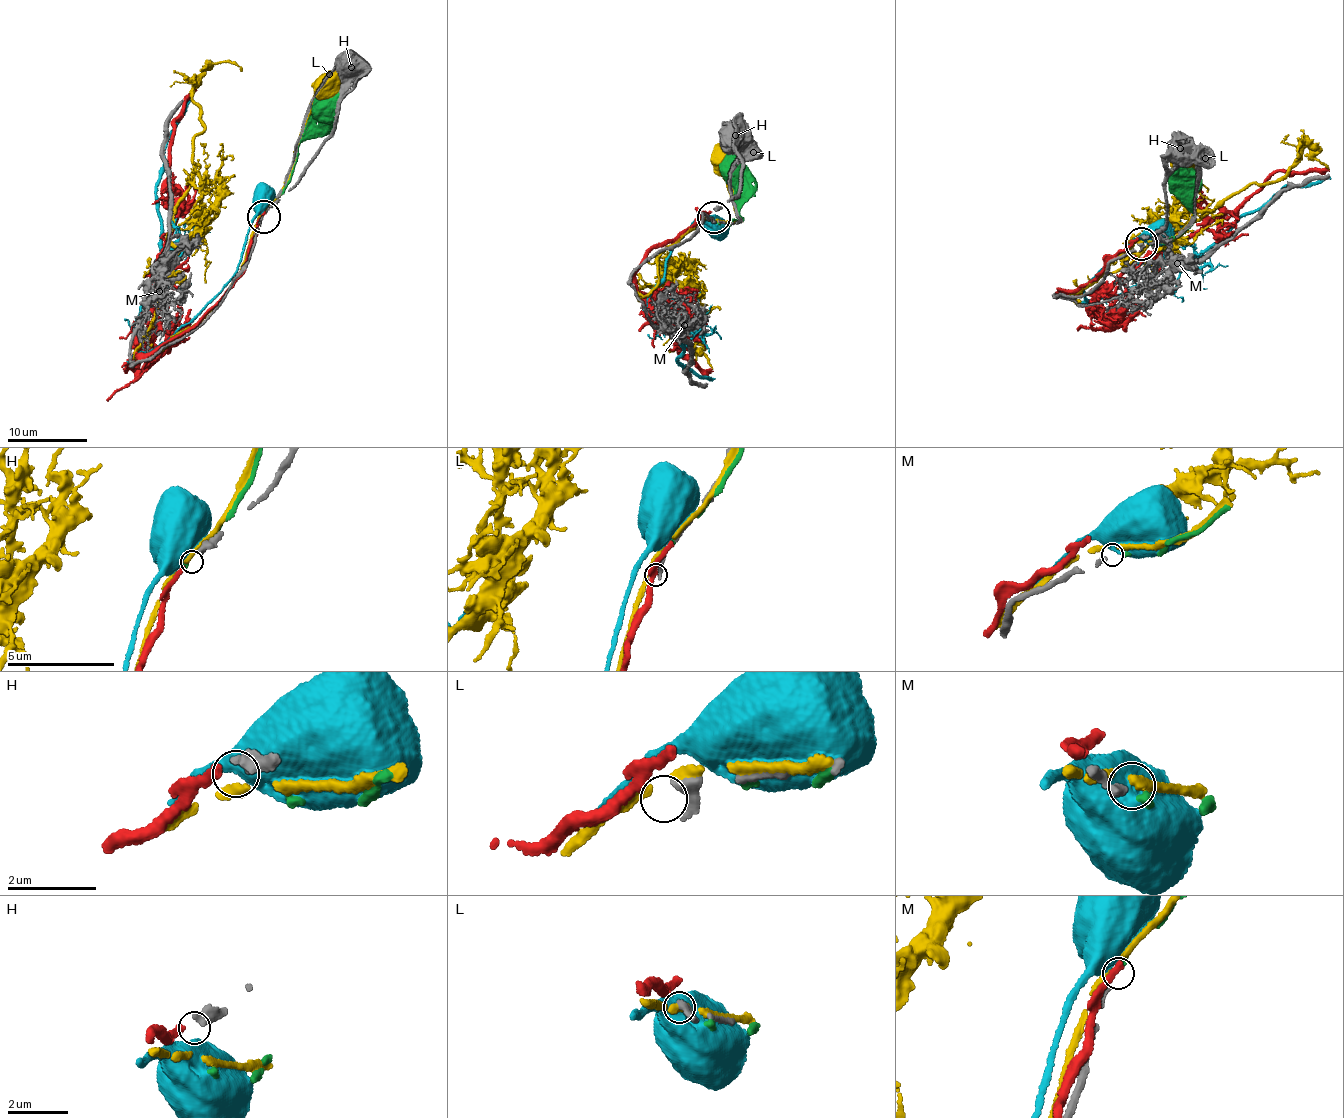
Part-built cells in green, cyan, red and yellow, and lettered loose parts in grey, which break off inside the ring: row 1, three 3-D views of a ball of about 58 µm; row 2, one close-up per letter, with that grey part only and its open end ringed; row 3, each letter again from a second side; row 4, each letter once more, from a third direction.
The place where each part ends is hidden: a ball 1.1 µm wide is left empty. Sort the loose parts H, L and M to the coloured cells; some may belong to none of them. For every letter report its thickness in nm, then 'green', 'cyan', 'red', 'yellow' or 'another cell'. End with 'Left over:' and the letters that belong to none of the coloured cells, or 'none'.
H: 360 nm thick; red
L: 240 nm thick; another cell
M: 180 nm thick; green
Left over: L

